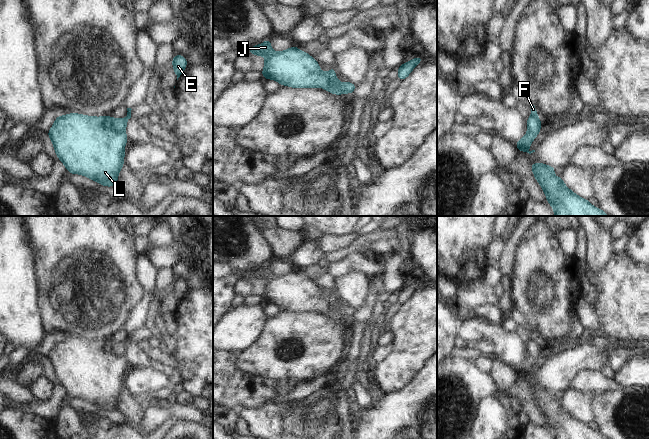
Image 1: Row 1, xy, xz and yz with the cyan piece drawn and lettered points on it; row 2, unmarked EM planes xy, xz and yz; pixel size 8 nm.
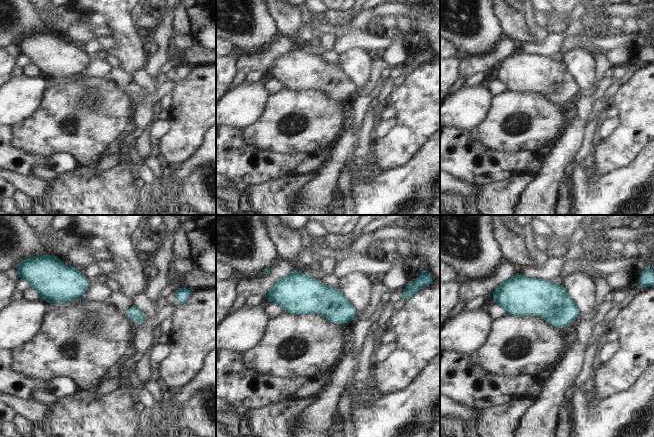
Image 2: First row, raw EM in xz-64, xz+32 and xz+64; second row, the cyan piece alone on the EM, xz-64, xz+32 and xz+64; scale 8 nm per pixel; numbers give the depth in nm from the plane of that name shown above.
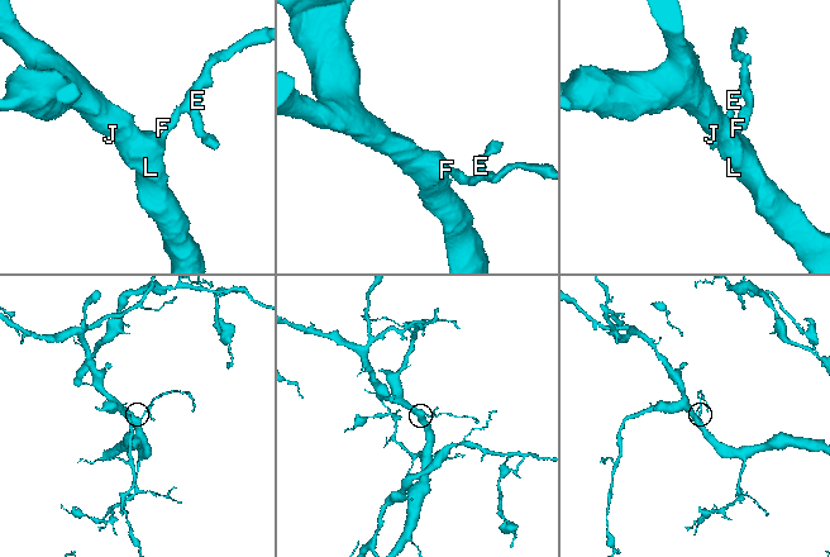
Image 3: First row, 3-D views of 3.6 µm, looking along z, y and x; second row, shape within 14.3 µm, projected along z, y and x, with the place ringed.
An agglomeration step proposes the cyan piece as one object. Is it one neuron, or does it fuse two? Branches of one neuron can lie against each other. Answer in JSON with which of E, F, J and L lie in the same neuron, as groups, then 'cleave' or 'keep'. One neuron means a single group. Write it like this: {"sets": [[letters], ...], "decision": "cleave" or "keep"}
{"sets": [["E", "F", "J", "L"]], "decision": "keep"}

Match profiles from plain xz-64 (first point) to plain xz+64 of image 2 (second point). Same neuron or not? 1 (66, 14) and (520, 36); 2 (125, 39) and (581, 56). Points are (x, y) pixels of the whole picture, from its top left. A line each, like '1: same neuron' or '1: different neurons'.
1: same neuron
2: same neuron

